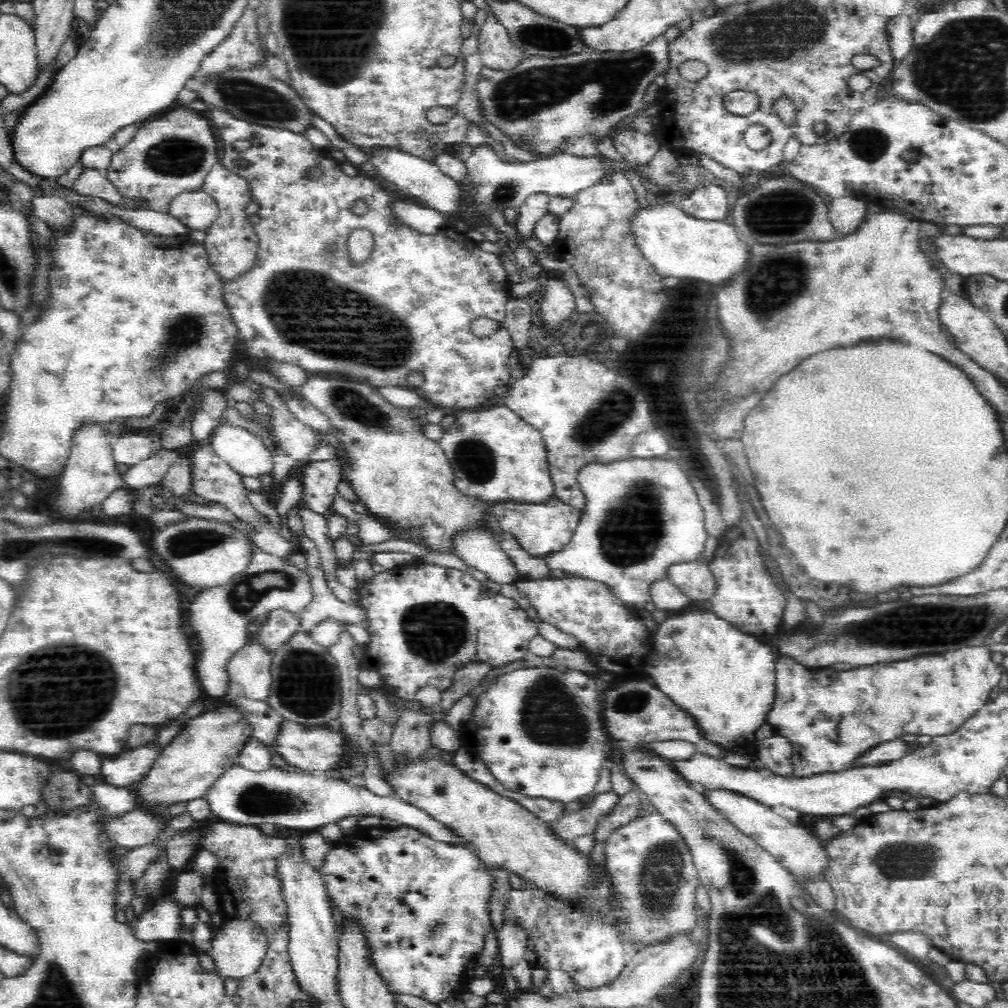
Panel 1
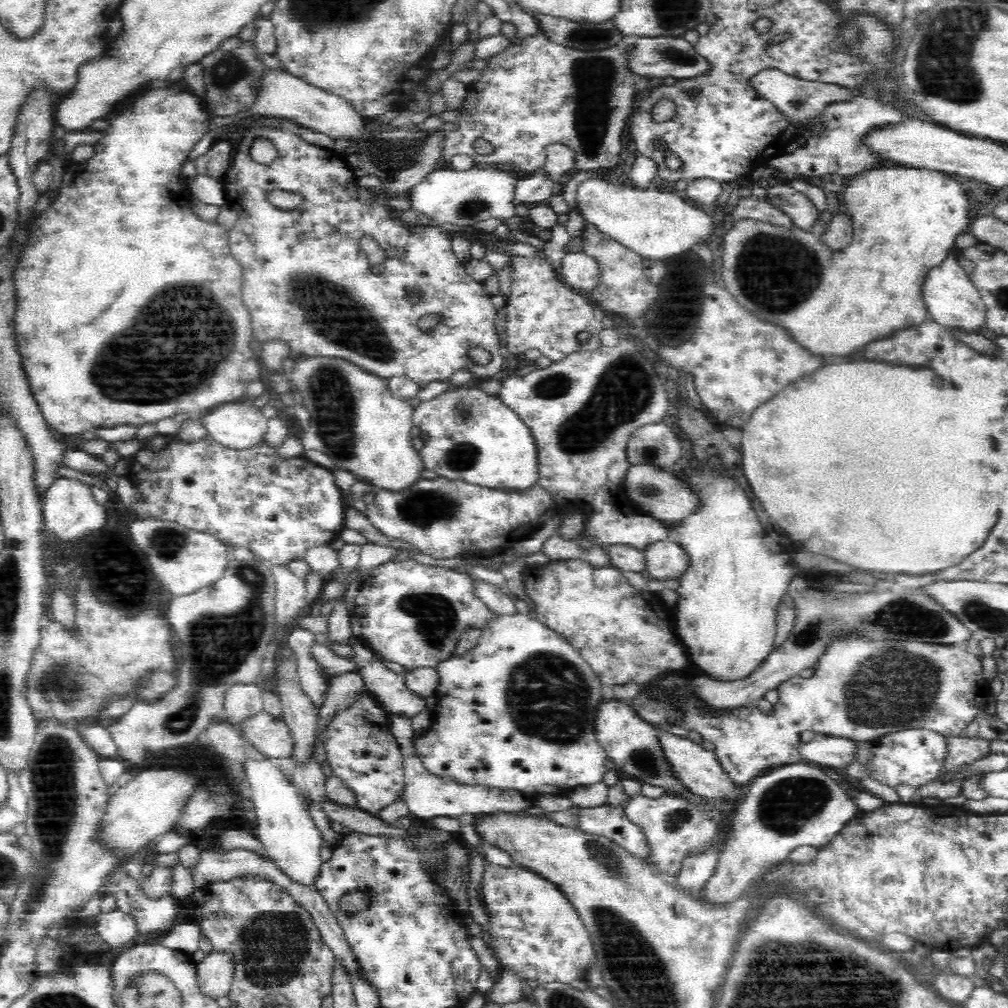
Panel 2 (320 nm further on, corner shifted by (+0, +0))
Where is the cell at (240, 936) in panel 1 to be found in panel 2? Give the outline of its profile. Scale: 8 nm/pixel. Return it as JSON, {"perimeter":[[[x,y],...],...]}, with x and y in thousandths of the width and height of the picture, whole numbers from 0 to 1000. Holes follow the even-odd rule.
{"perimeter":[[[211,941],[195,956],[198,982],[213,991],[225,987],[233,964],[234,953],[229,941]]]}

